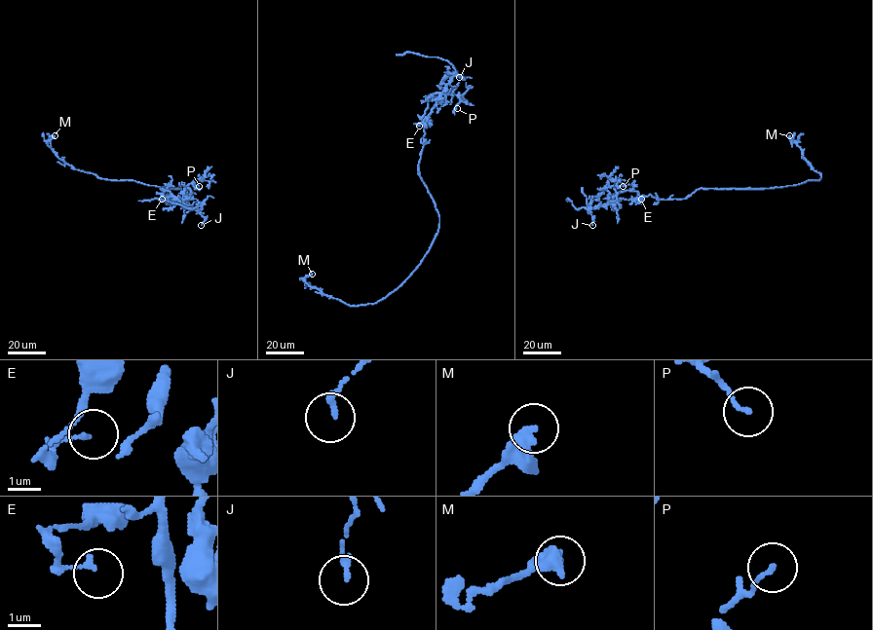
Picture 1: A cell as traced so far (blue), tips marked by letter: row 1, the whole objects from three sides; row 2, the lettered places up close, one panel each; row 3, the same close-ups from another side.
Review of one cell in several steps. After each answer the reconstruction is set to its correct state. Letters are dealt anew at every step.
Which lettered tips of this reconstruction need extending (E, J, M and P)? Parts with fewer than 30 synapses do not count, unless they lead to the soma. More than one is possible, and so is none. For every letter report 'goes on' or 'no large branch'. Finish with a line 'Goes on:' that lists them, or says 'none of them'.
E: no large branch
J: no large branch
M: no large branch
P: no large branch
Goes on: none of them

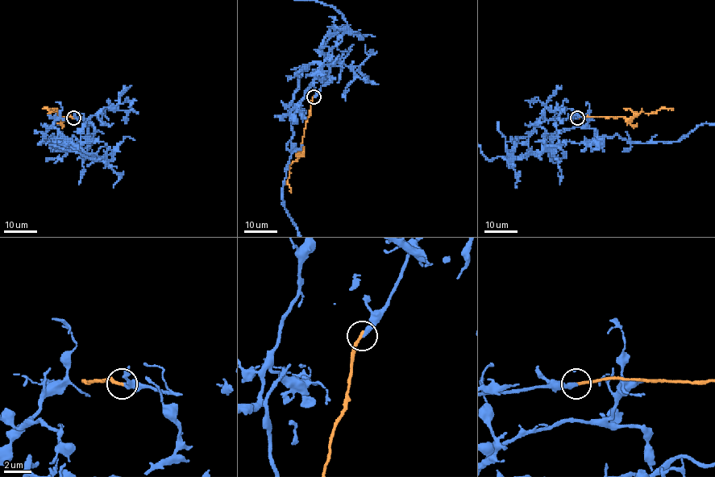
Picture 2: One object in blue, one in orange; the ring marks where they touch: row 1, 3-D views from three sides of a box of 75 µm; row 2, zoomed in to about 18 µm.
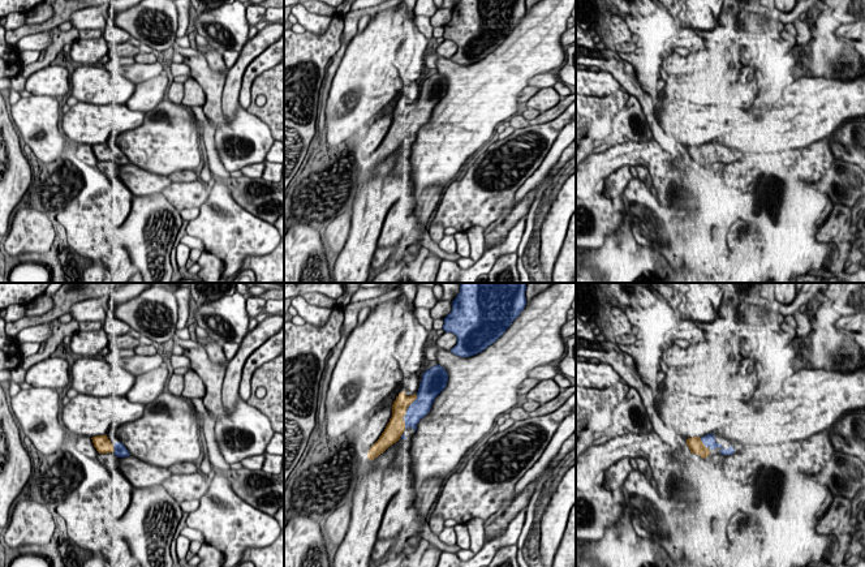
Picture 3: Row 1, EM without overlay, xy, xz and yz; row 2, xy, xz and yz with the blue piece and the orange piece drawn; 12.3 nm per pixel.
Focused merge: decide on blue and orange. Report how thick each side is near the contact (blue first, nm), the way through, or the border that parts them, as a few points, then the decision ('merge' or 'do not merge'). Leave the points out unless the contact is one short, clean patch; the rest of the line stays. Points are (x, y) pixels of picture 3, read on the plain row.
calibres 240 and 190 nm; merge

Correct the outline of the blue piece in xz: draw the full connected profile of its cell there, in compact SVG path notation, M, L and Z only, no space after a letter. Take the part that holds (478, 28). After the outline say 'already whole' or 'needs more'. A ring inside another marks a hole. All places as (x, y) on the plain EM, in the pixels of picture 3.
M460 0L443 38L457 44L451 60L470 65L495 51L526 13L525 0Z; already whole

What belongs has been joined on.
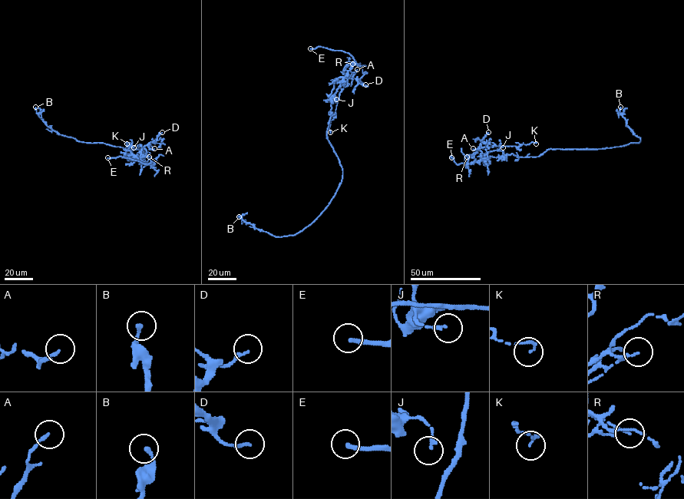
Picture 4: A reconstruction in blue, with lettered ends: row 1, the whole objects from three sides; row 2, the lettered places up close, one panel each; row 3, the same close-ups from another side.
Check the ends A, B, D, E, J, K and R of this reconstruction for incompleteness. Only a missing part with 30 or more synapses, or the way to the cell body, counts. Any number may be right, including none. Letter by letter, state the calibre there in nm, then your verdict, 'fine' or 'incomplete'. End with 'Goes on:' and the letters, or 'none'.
A: calibre 140 nm; fine
B: calibre 190 nm; fine
D: calibre 140 nm; fine
E: calibre 220 nm; incomplete
J: calibre 150 nm; fine
K: calibre 100 nm; fine
R: calibre 120 nm; fine
Goes on: E

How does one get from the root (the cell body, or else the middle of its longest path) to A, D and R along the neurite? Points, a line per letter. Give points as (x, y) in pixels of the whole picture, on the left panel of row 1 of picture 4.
A: (136, 149), (129, 148), (123, 156), (128, 153), (138, 159), (142, 147), (149, 144), (154, 148)
D: (136, 149), (129, 148), (123, 156), (128, 153), (138, 159), (141, 147), (154, 142), (162, 132)
R: (136, 149), (129, 148), (123, 156), (128, 153), (127, 156), (143, 162), (140, 157), (149, 156)

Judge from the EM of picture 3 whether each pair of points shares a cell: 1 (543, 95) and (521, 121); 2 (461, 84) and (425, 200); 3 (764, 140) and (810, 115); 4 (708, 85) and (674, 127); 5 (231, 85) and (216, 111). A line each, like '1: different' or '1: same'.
1: different
2: different
3: same
4: different
5: different

